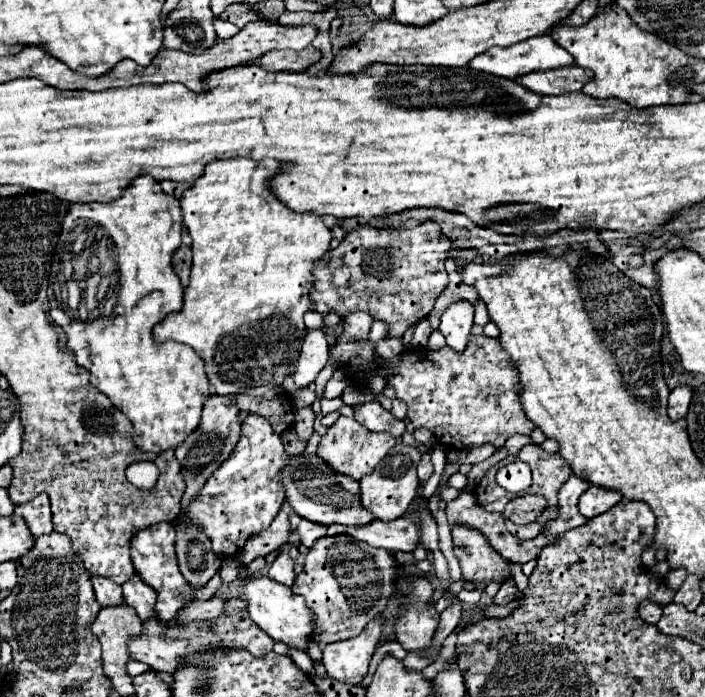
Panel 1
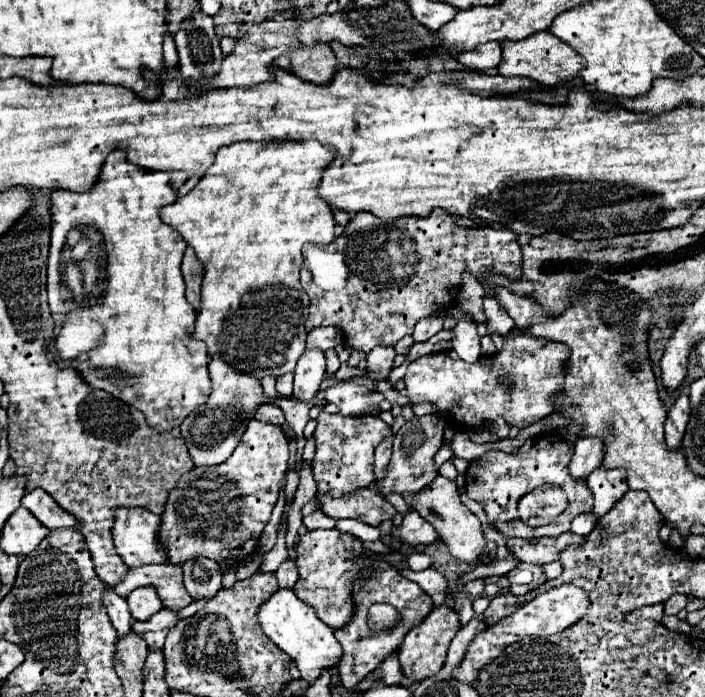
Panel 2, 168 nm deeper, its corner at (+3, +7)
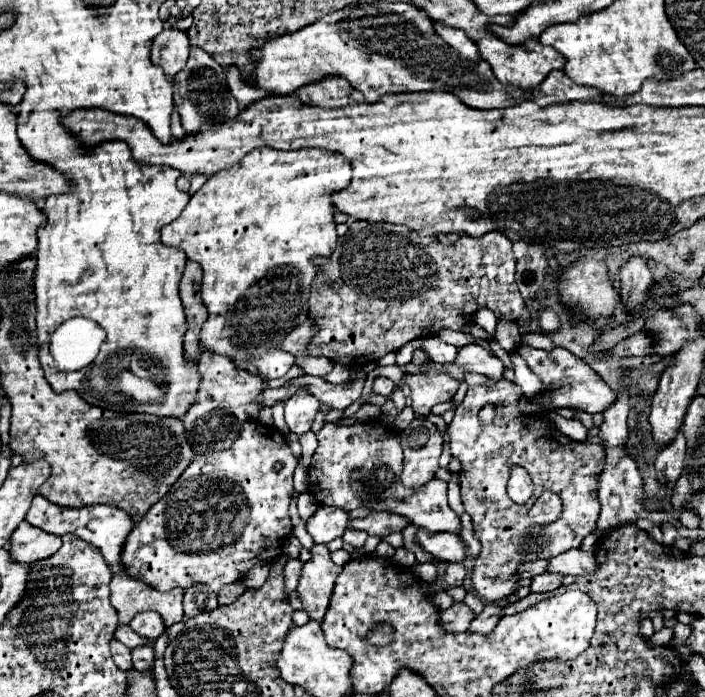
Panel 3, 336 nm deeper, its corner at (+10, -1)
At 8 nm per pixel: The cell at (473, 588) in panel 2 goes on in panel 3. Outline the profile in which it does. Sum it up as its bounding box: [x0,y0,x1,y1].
[448,379,604,603]

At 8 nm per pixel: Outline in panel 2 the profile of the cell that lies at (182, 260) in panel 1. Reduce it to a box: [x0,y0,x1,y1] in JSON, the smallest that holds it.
[183,247,203,311]

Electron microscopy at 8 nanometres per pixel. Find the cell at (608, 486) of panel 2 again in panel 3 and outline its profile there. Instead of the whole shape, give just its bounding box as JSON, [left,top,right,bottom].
[594,447,681,537]

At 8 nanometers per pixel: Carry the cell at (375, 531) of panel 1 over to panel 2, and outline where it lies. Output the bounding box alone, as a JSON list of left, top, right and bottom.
[393,511,441,545]

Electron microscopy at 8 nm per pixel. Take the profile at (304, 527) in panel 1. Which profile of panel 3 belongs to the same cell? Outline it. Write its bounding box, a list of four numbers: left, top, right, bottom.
[306,505,348,543]

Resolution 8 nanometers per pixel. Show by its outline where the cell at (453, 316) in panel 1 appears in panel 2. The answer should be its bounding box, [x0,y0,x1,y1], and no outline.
[451,319,481,363]

